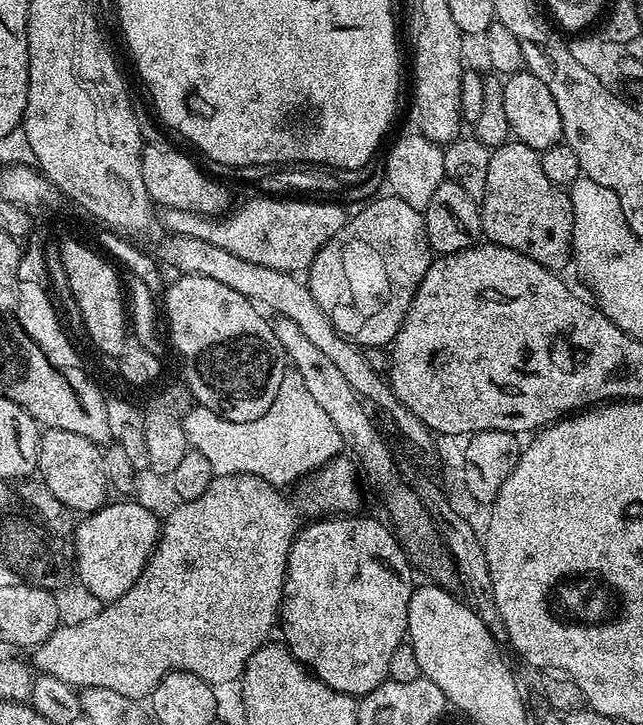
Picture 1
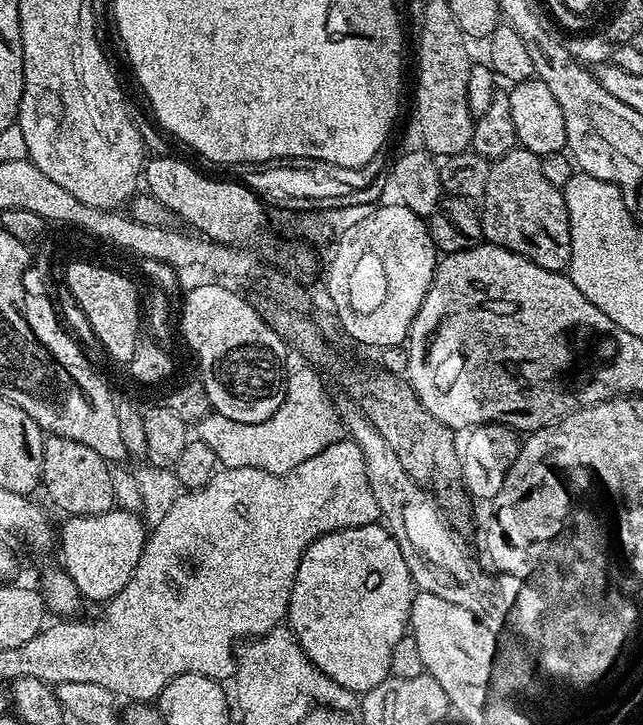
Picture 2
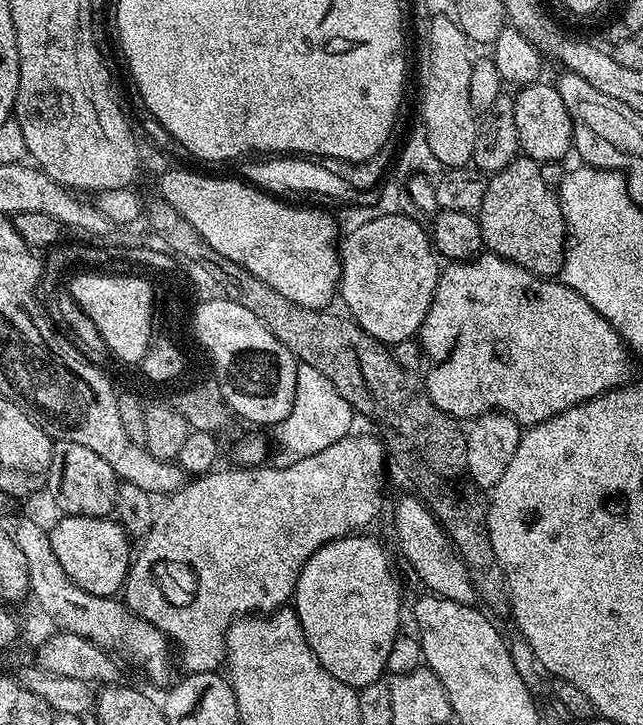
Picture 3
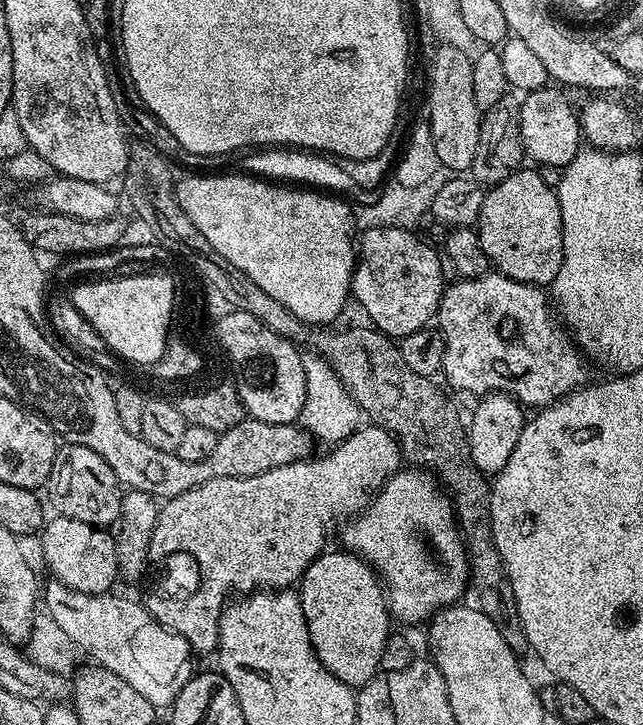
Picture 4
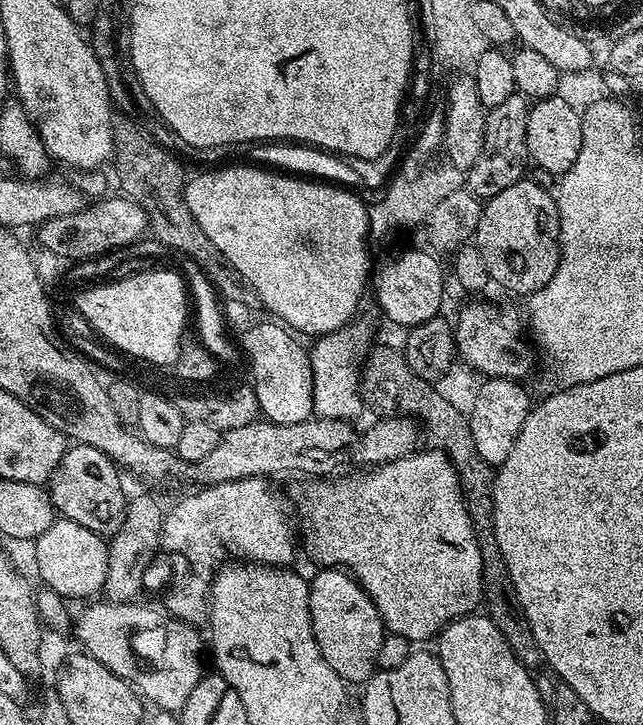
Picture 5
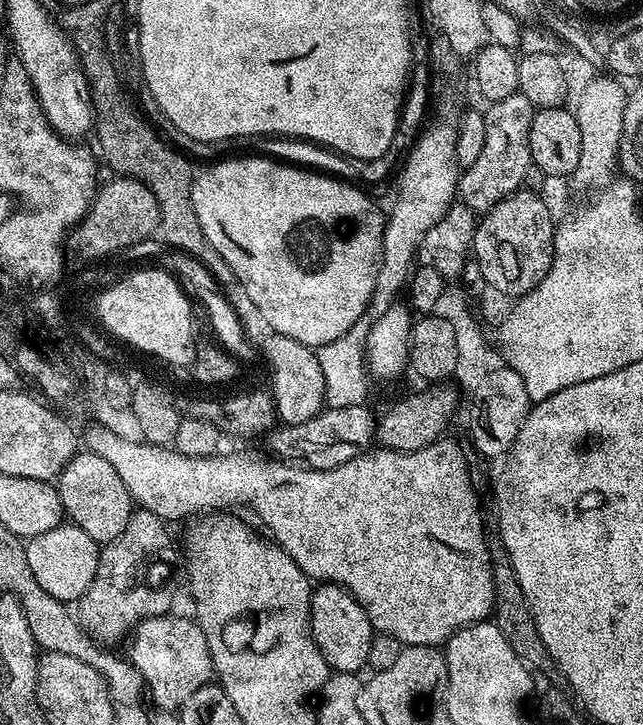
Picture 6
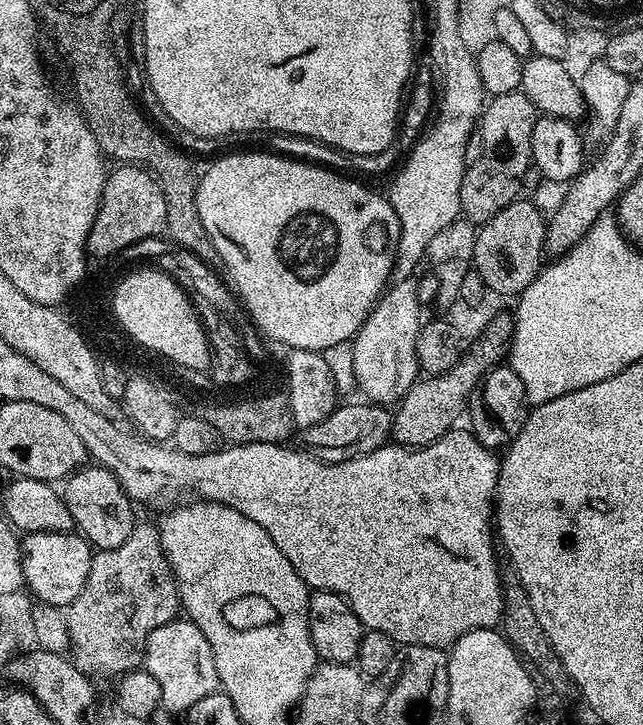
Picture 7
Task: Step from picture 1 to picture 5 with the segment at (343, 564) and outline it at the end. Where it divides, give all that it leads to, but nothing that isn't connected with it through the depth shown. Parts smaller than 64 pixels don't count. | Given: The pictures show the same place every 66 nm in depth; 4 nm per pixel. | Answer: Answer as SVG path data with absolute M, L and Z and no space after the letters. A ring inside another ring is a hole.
M321 567L316 577L311 577L308 586L310 598L310 622L314 630L314 642L318 650L322 650L322 658L326 658L330 670L338 674L341 680L349 685L363 685L377 671L376 659L378 650L382 650L382 642L386 635L386 629L374 602L366 594L366 590L350 573L342 568Z

